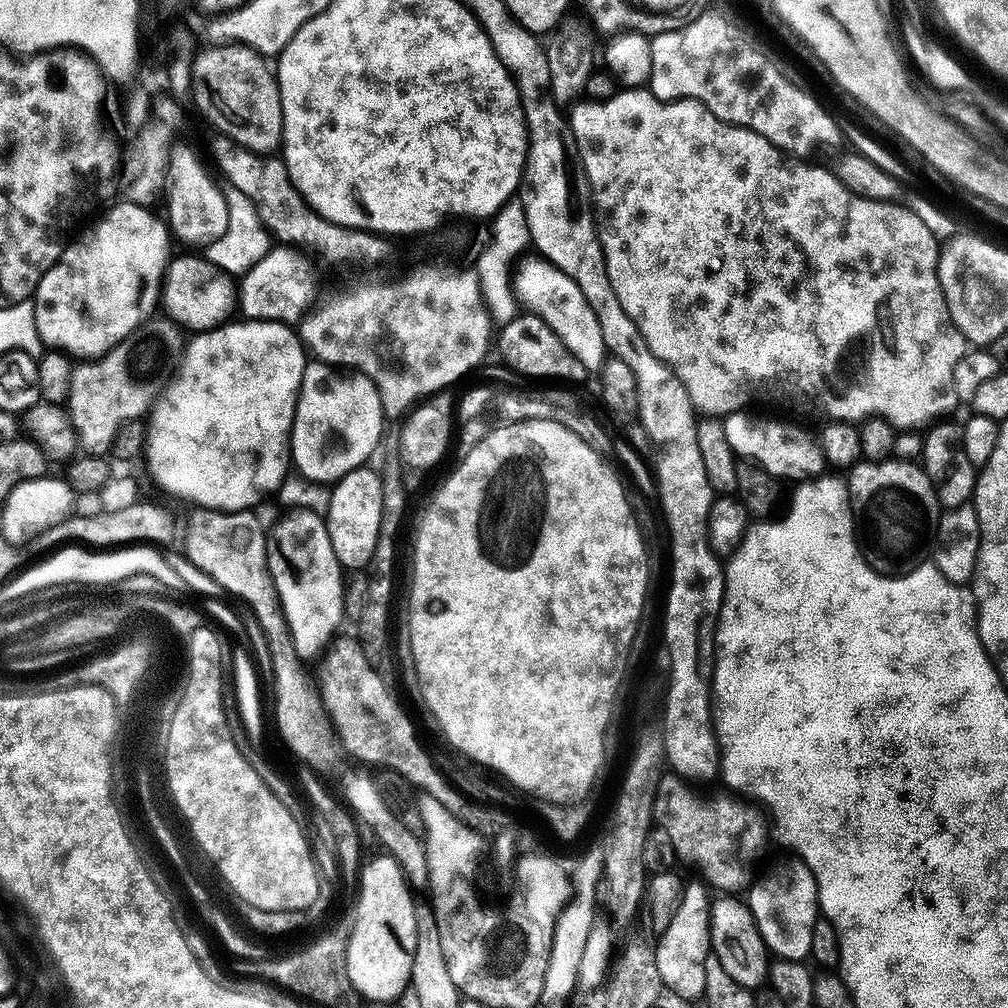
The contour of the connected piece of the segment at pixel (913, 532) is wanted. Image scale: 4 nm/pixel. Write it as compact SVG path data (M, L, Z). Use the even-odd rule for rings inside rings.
M861 459L847 476L848 503L856 521L858 547L873 572L902 576L925 563L934 552L942 509L923 467L911 460Z

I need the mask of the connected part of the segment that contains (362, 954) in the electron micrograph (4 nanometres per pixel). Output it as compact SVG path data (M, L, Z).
M379 854L372 861L361 867L358 888L363 895L363 903L356 912L357 922L348 942L346 954L346 970L350 974L350 982L355 986L357 993L365 1001L377 1000L384 1004L387 1000L399 1001L404 991L412 982L412 955L416 945L416 905L412 900L413 889L404 872L398 866L394 857L387 854Z

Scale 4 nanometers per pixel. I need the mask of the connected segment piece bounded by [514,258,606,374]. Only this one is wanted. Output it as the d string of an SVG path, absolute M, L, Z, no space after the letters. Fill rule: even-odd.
M521 259L515 265L514 291L517 301L523 307L525 304L528 307L525 309L531 315L540 316L542 322L546 322L550 330L554 330L554 334L562 338L566 350L570 350L570 354L574 354L574 358L582 362L585 373L599 373L604 366L606 349L602 342L602 330L598 330L598 318L594 318L594 310L590 310L590 302L586 302L574 278L562 274L562 270L555 268L548 260L535 259Z

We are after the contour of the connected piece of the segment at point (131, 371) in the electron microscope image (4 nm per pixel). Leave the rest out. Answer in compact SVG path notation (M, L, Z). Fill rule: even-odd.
M153 318L147 321L139 330L114 345L109 352L73 367L72 376L90 378L90 392L94 392L94 400L66 400L68 421L76 432L79 447L85 453L103 457L121 431L120 424L139 420L145 415L144 392L136 383L146 379L155 370L160 355L167 348L179 349L182 344L181 329L171 319L163 319Z

